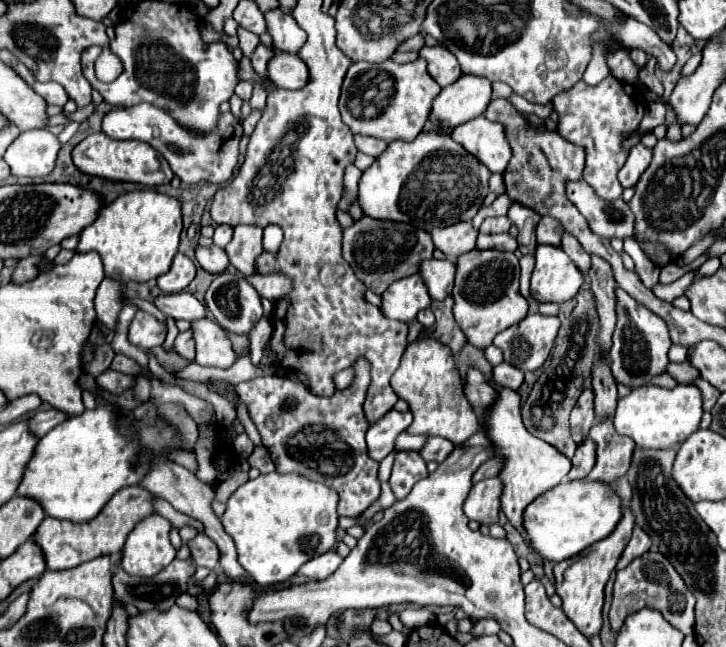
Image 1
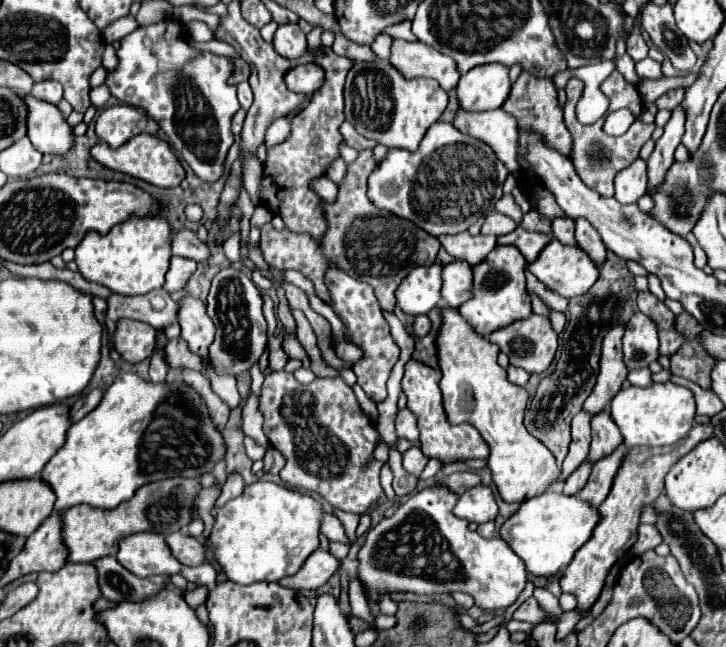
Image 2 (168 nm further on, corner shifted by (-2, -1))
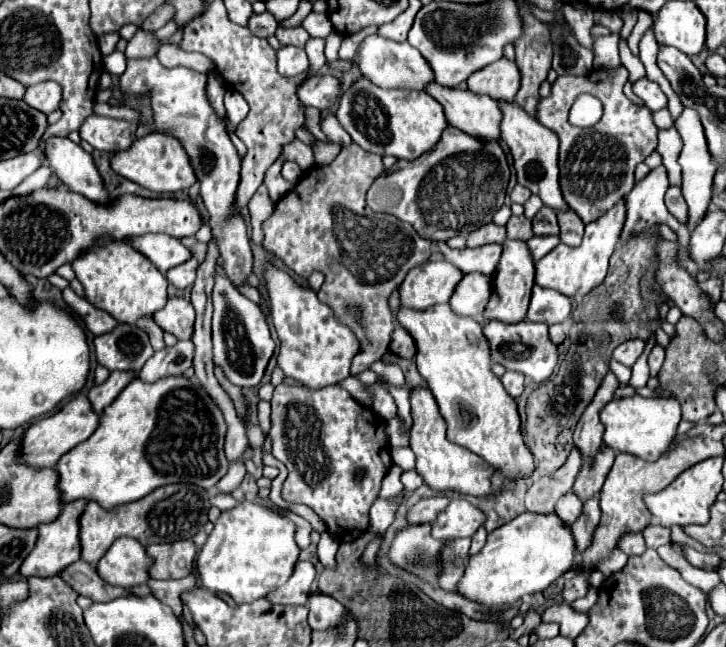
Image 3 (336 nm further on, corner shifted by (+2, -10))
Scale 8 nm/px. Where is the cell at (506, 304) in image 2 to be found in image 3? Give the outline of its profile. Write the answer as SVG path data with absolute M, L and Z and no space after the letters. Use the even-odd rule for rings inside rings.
M507 240L503 244L503 254L501 254L501 260L493 274L493 294L485 306L485 312L483 312L483 326L489 324L491 320L499 320L505 324L521 322L527 314L533 278L535 278L535 264L531 260L531 254L527 254L527 244Z

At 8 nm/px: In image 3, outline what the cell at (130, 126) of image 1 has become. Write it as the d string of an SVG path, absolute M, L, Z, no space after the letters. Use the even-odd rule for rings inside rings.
M91 114L83 122L83 126L79 128L79 134L95 150L119 152L119 150L125 150L125 148L129 148L133 144L135 130L137 130L135 122L103 118L103 116Z

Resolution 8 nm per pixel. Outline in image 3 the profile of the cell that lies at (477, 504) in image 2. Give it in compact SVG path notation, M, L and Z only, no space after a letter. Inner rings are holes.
M455 498L445 512L437 516L433 522L433 536L437 540L455 540L455 538L465 538L473 536L477 528L485 524L487 516L469 504L463 498Z

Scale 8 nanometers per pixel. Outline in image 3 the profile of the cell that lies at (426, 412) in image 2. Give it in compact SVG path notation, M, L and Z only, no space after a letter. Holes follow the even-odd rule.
M423 386L413 388L409 392L409 402L411 402L411 418L413 418L409 446L417 456L417 474L425 480L425 484L439 492L457 490L457 492L473 494L473 496L489 496L491 494L489 478L491 474L495 474L495 470L489 464L485 468L485 460L481 456L445 438L445 420L439 414L437 402L431 390Z

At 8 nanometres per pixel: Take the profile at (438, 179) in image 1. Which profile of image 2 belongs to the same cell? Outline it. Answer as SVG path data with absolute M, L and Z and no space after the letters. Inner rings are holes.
M437 121L429 127L415 153L391 149L369 175L369 199L403 219L413 221L429 235L467 231L479 217L491 213L503 195L507 167L487 143L463 135L453 123Z

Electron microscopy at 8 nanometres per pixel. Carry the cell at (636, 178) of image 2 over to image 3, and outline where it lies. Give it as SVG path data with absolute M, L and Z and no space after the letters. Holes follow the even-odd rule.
M621 198L611 210L607 210L597 220L585 224L585 236L583 236L581 246L569 248L561 242L543 260L539 260L535 264L535 284L563 292L567 298L585 296L587 292L597 288L607 274L607 262L621 238L623 222L625 222L625 198Z

